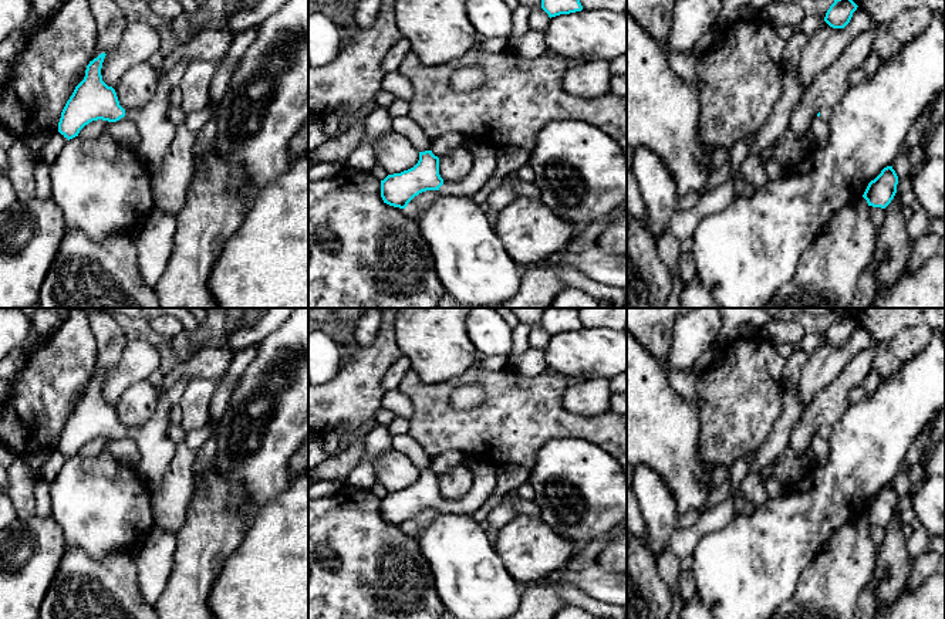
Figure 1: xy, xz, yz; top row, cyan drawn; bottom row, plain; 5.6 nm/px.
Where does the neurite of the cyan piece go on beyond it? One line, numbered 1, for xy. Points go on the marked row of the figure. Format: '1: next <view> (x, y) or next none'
1: next xy (157, 132)

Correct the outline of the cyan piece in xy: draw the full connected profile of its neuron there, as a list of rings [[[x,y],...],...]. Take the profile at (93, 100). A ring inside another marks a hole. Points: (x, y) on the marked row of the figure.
[[[105,53],[90,61],[84,80],[67,101],[58,122],[58,132],[68,141],[92,121],[117,122],[126,116],[138,129],[141,143],[138,156],[151,172],[158,170],[175,136],[176,125],[168,118],[169,94],[179,87],[189,61],[179,61],[163,78],[151,101],[139,109],[124,109],[117,92],[102,81],[101,68]]]

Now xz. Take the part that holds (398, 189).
[[[482,142],[470,143],[469,149],[473,155],[473,166],[466,177],[452,183],[445,183],[441,177],[439,158],[432,150],[419,152],[419,160],[414,168],[388,175],[381,180],[384,203],[405,209],[415,196],[426,190],[465,197],[475,196],[495,176],[496,149]]]

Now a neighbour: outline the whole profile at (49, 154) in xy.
[[[60,132],[54,133],[48,143],[41,149],[40,160],[47,165],[54,163],[67,142],[68,139],[64,135]]]

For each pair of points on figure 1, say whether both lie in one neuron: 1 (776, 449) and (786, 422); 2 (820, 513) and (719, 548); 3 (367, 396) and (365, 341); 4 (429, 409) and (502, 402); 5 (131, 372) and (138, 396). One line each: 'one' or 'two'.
1: one
2: one
3: two
4: one
5: two

